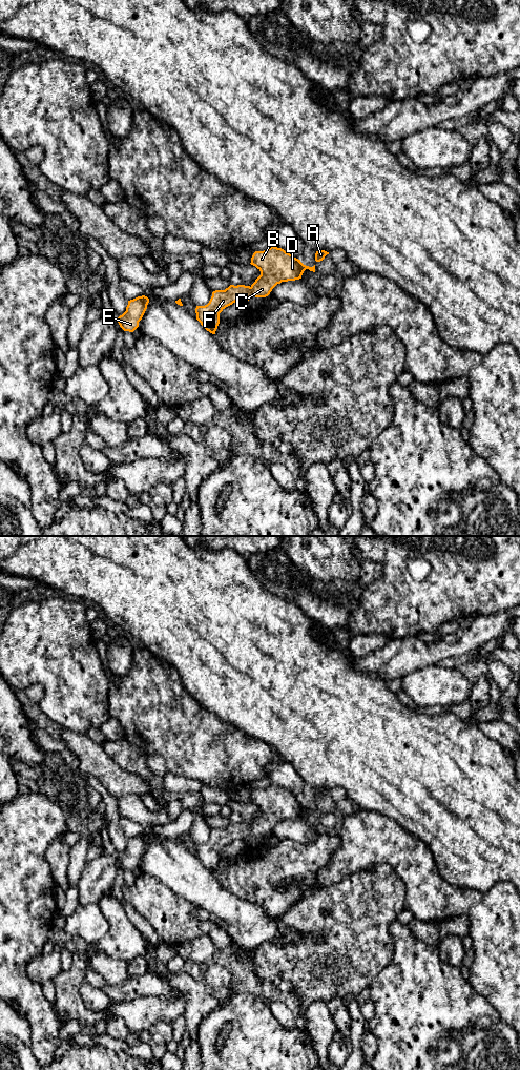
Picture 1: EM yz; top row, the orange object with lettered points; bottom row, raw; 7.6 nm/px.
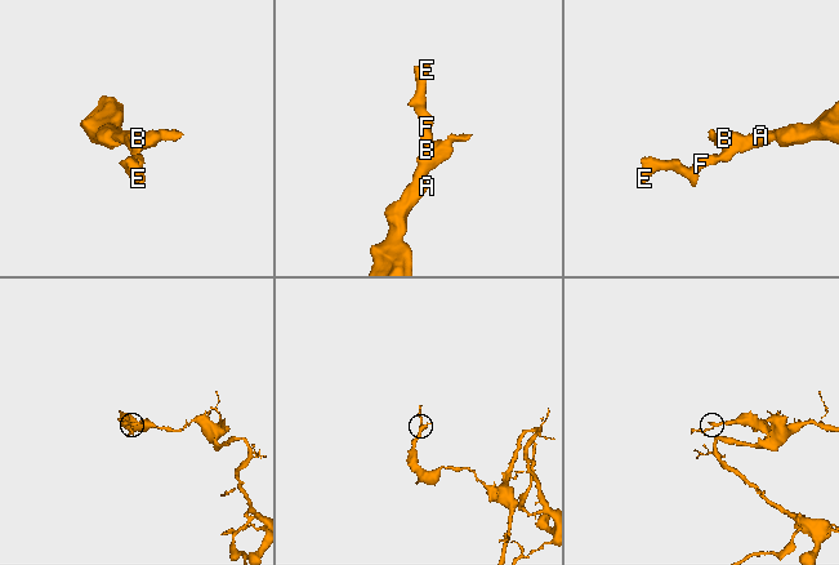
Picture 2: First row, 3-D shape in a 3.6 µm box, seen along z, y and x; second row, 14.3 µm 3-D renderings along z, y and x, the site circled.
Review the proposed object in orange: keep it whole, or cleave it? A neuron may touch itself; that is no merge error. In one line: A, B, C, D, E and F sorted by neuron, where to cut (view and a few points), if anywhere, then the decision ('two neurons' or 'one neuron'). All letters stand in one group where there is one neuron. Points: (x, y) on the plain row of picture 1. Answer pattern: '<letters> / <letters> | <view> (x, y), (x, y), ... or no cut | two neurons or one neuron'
A B C D E F | no cut | one neuron

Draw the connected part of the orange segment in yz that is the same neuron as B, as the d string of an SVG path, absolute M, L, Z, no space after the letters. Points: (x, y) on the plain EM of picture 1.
M274 784L255 789L250 802L261 809L261 814L251 824L230 823L225 828L215 828L207 843L196 844L196 858L210 871L215 872L220 851L226 845L235 840L247 841L253 835L266 836L277 822L301 817L306 807L315 810L315 803L306 804L300 798Z

